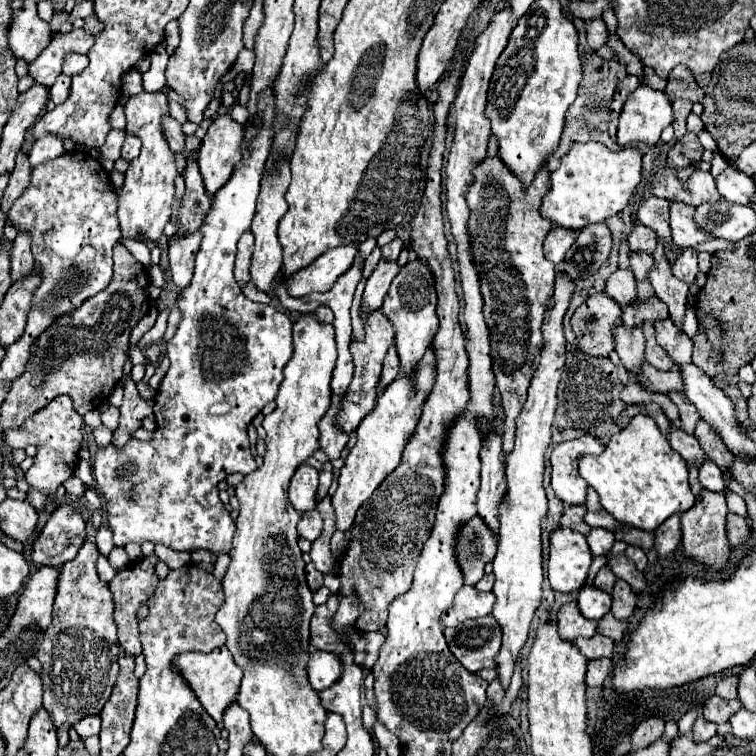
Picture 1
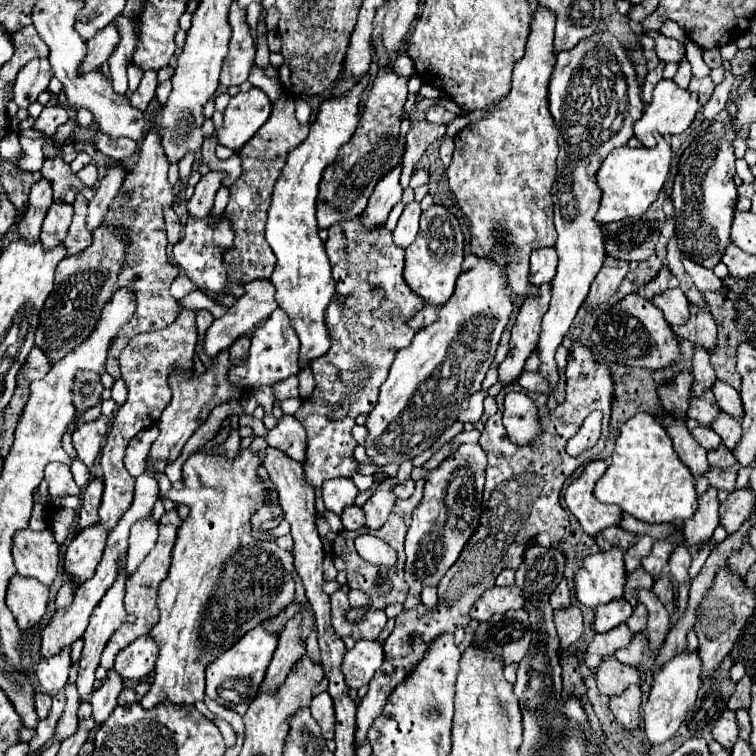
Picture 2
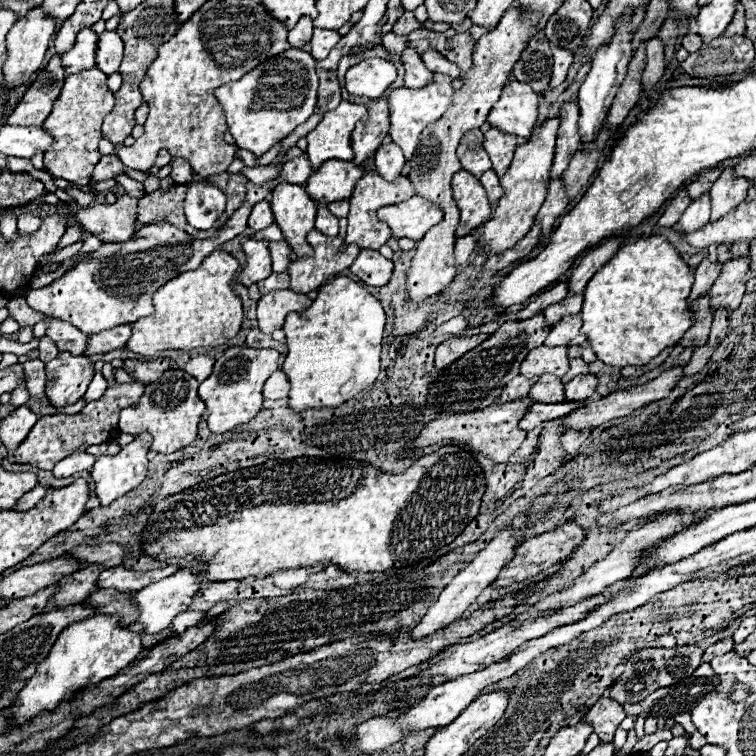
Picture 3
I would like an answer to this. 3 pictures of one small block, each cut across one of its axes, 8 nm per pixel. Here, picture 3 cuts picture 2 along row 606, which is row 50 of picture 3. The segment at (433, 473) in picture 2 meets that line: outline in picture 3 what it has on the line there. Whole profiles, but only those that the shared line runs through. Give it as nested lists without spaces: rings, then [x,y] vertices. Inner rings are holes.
[[[406,48],[400,54],[400,62],[406,70],[406,74],[404,74],[404,86],[406,88],[422,88],[424,84],[428,84],[432,80],[432,72],[422,64],[420,56],[414,50]]]

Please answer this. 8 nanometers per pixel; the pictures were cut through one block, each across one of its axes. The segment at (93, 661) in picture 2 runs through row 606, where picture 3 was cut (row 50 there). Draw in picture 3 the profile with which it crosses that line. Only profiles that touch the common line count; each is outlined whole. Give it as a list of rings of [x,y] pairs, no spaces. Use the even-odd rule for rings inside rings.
[[[104,30],[98,38],[96,46],[96,68],[100,68],[104,74],[118,72],[120,62],[124,54],[124,44],[116,32]]]

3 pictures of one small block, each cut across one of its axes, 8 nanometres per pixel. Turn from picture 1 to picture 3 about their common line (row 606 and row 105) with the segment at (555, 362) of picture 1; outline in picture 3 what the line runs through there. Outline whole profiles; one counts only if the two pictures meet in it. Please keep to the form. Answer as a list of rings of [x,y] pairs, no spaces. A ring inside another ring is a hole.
[[[522,82],[508,84],[488,114],[488,124],[500,132],[528,138],[538,118],[538,94]]]

